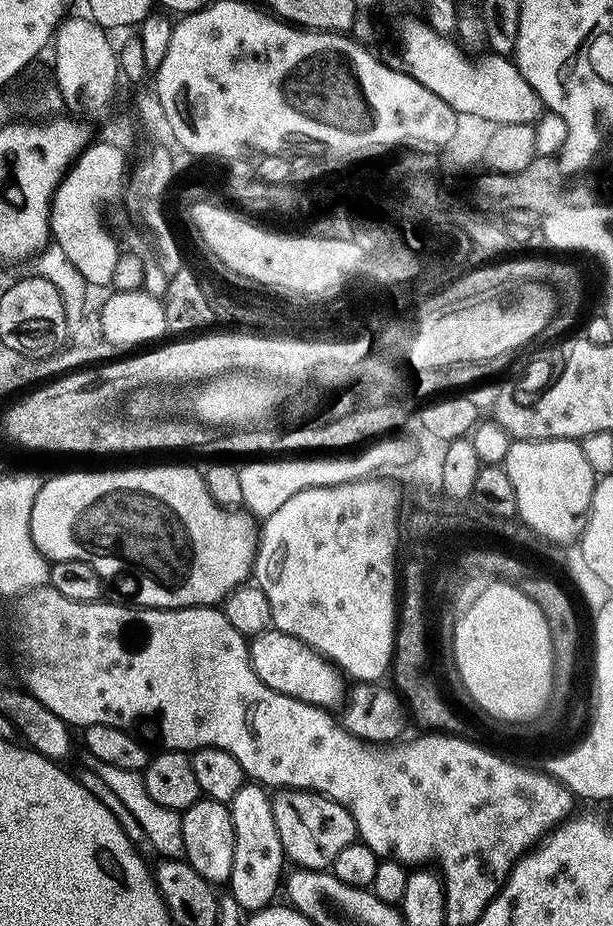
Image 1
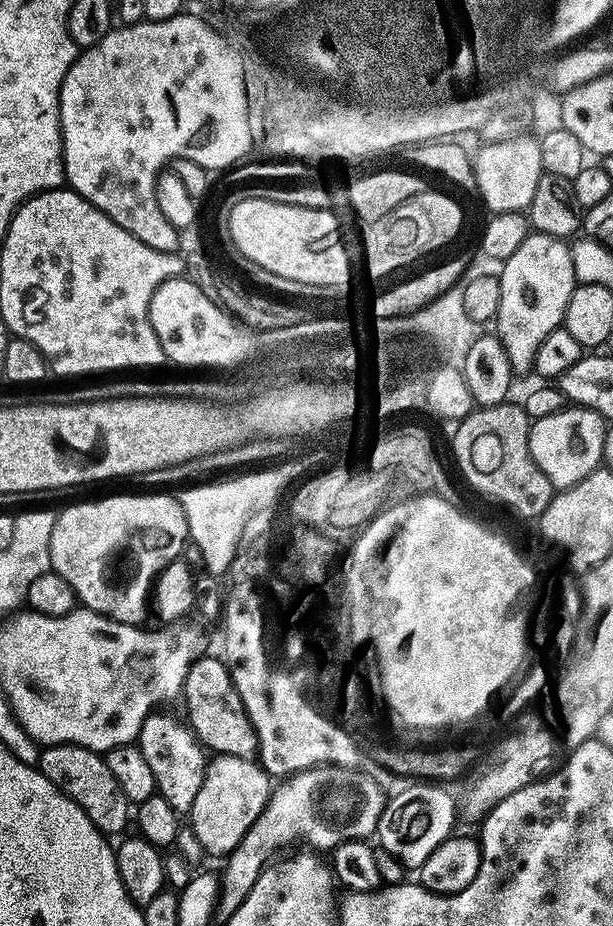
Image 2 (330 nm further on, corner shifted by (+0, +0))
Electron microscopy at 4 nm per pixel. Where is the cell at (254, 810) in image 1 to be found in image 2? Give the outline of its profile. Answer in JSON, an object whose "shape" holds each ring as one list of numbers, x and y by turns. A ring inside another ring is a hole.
{"shape":[[231,754,213,755,190,813,190,825,205,853,213,852,224,858,233,852,267,806,273,787,273,781,255,759]]}

